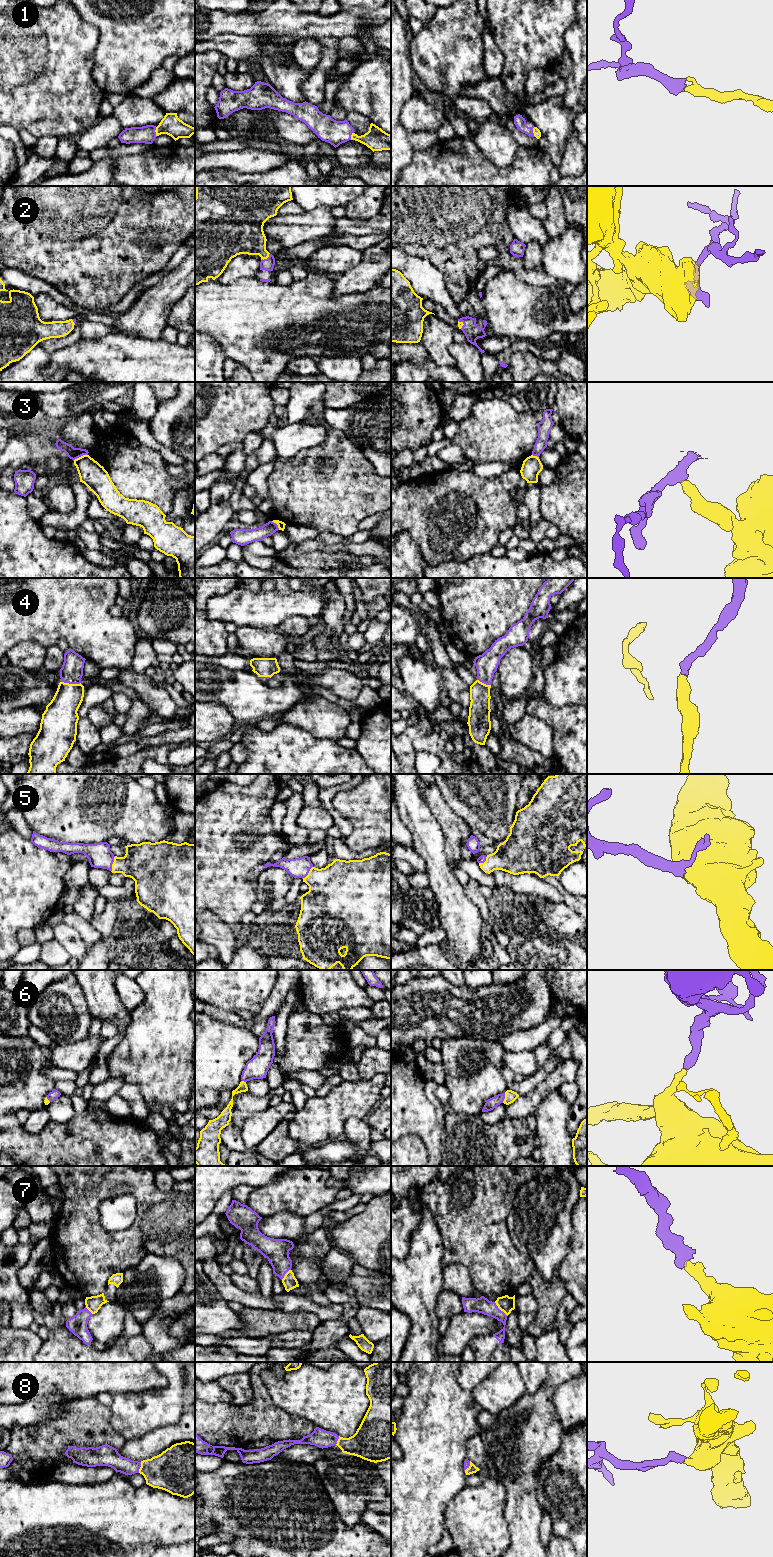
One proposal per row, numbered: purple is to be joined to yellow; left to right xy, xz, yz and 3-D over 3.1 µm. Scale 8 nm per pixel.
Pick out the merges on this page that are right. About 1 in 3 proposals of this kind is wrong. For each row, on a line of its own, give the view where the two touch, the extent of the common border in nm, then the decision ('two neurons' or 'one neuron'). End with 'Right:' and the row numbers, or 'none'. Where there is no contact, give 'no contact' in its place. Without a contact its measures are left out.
1: yz | 80 nm | one neuron
2: xz | 90 nm | one neuron
3: xy | 130 nm | two neurons
4: xy | 160 nm | one neuron
5: xy | 130 nm | one neuron
6: yz | 80 nm | one neuron
7: yz | 160 nm | one neuron
8: xy | 90 nm | one neuron
Right: 1, 2, 4, 5, 6, 7, 8

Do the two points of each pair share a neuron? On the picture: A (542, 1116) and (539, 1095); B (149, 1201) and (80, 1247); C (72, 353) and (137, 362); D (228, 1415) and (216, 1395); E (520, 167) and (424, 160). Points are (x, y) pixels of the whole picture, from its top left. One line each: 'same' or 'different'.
A: different
B: same
C: same
D: different
E: same

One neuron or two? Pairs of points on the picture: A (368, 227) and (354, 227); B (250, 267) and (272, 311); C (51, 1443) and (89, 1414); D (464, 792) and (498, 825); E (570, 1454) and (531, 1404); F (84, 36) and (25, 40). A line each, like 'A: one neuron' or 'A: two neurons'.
A: one neuron
B: two neurons
C: one neuron
D: one neuron
E: two neurons
F: one neuron

